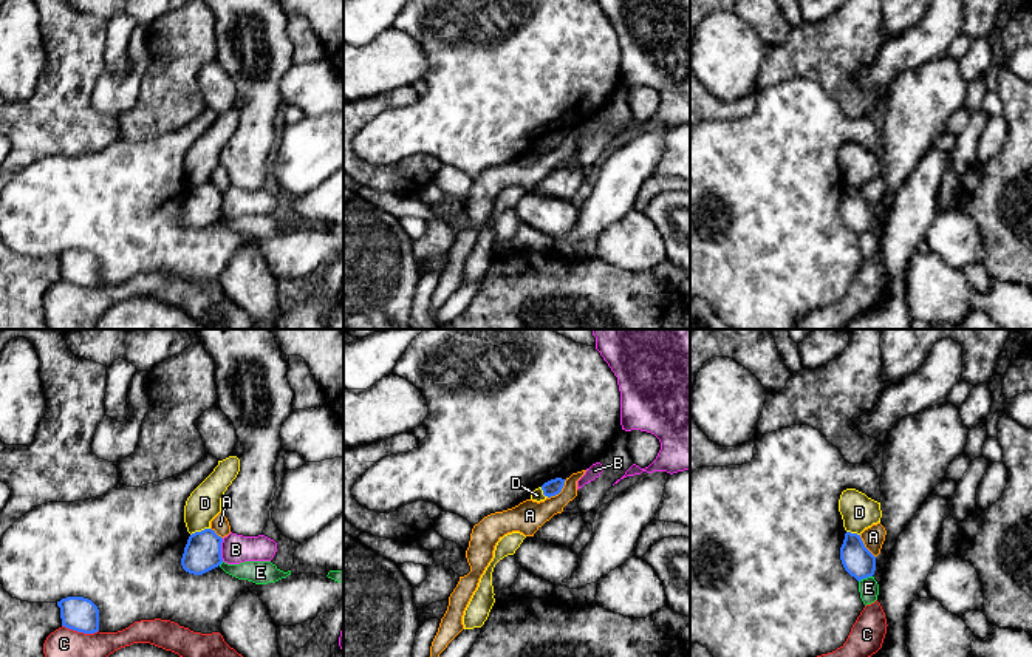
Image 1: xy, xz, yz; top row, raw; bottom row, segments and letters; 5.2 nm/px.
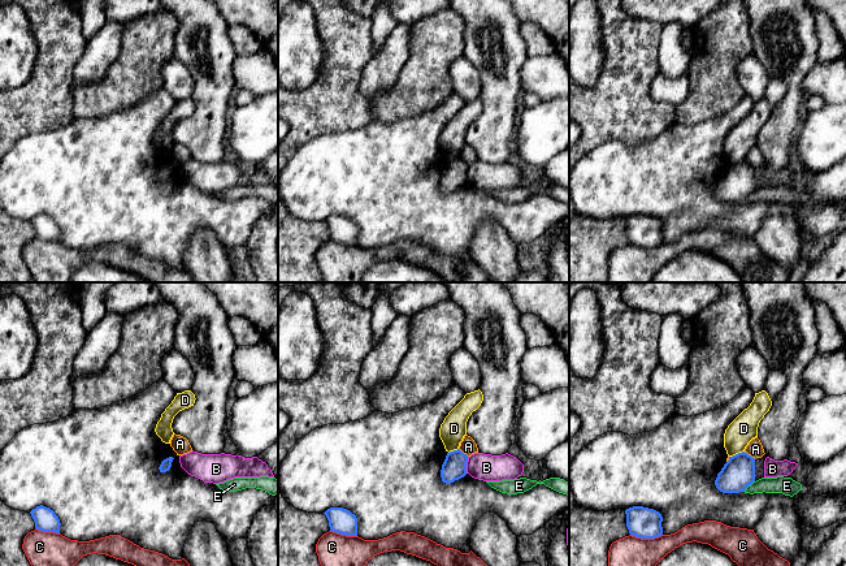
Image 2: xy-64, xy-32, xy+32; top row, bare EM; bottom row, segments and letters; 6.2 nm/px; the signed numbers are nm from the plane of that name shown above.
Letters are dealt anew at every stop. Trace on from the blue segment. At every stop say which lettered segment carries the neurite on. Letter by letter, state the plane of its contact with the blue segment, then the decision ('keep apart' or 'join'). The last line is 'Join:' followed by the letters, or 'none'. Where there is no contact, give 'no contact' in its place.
A: contact in xz; keep apart
B: contact in xy; keep apart
C: contact in xy; keep apart
D: contact in xy; keep apart
E: contact in yz; keep apart
Join: none

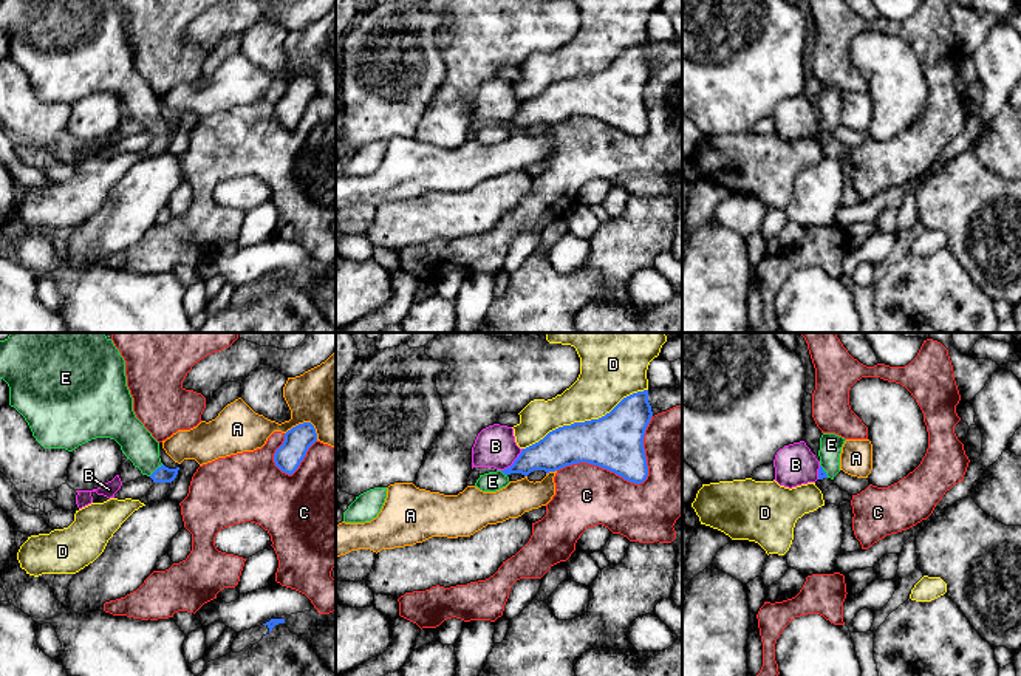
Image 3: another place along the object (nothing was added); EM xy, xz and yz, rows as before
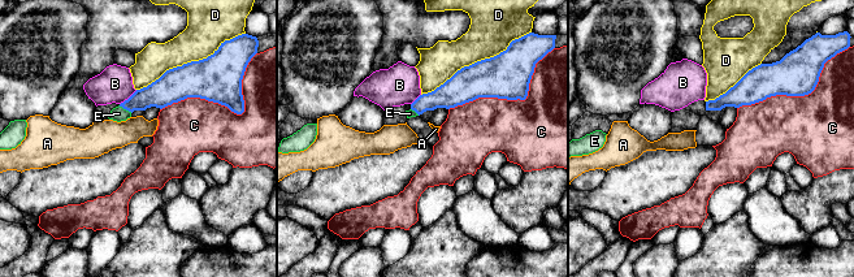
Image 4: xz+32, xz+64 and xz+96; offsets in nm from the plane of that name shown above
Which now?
A: contact in xy; keep apart
B: contact in xz; keep apart
C: contact in xz; keep apart
D: contact in xz; keep apart
E: contact in xy; join
Join: E

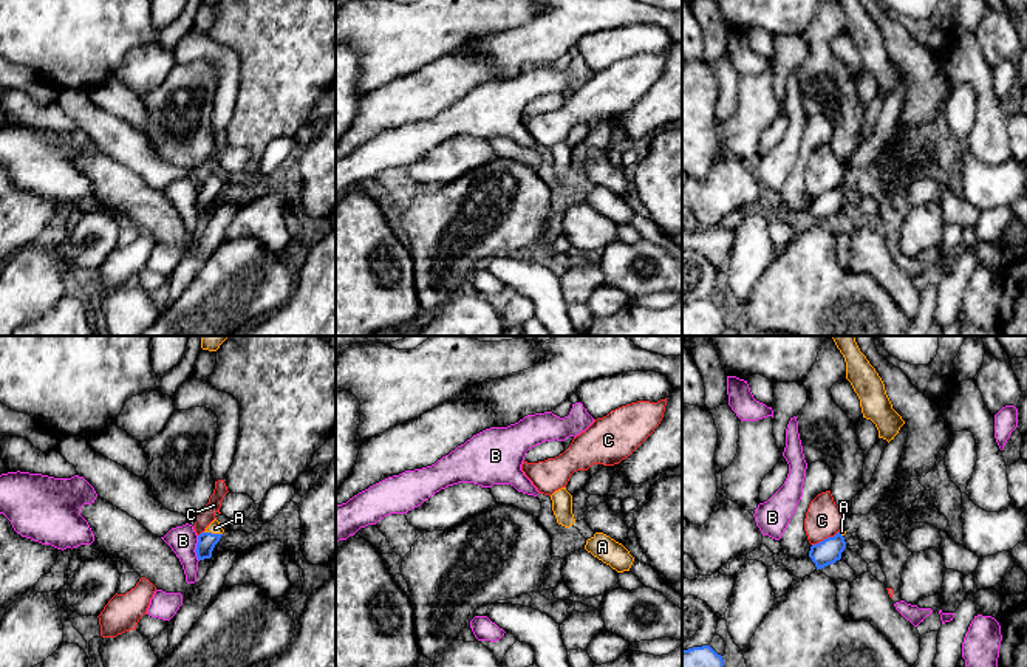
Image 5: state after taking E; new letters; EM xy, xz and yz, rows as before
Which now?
A: contact in xy; join
B: contact in xy; keep apart
C: contact in yz; keep apart
Join: A

